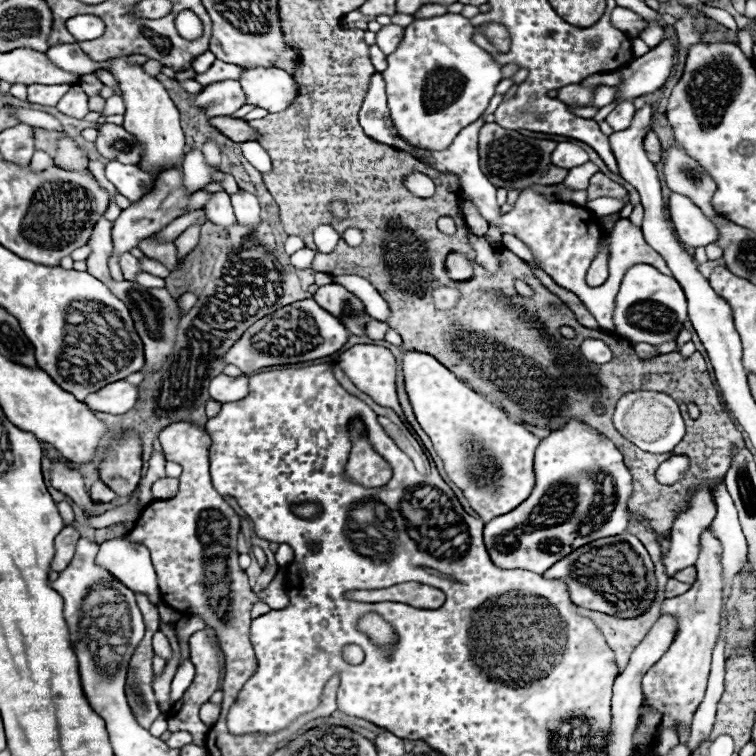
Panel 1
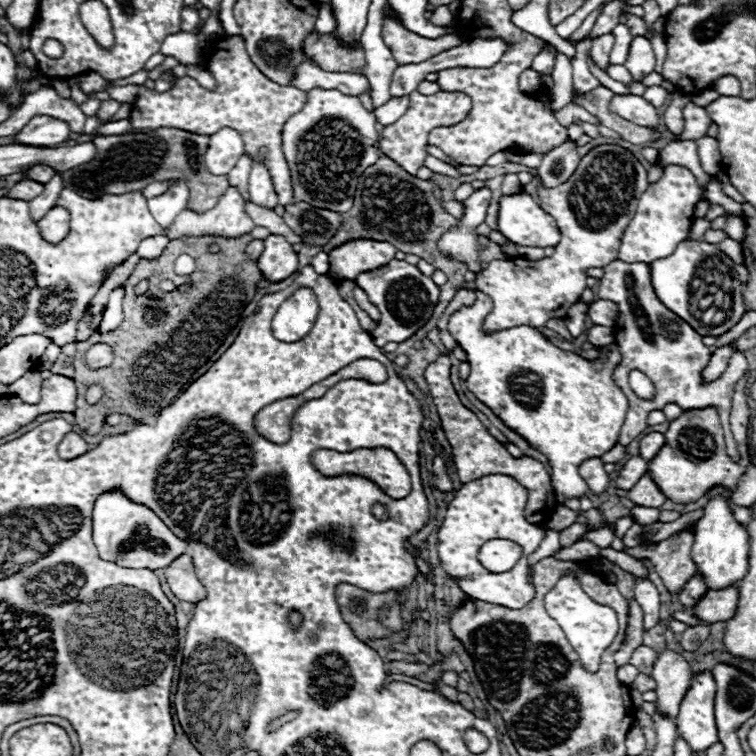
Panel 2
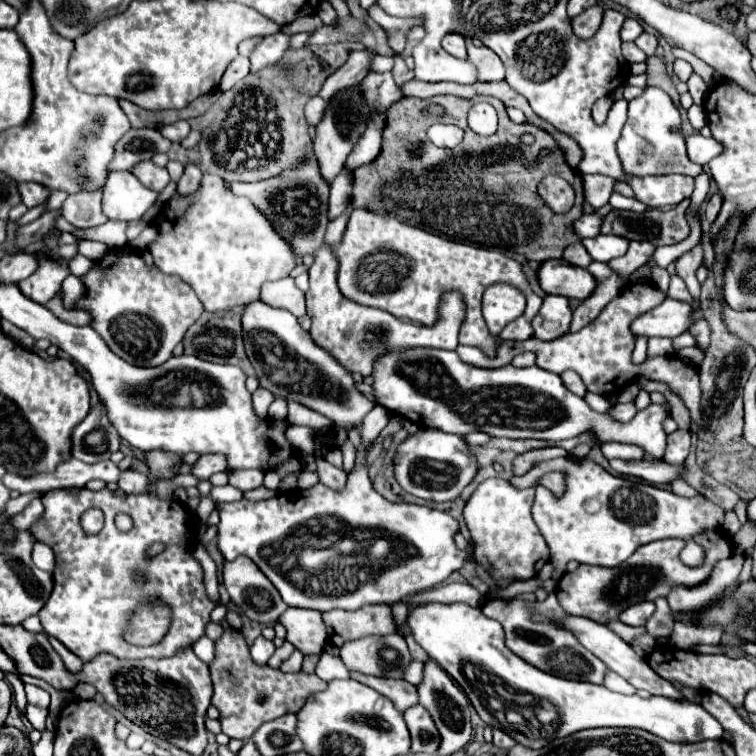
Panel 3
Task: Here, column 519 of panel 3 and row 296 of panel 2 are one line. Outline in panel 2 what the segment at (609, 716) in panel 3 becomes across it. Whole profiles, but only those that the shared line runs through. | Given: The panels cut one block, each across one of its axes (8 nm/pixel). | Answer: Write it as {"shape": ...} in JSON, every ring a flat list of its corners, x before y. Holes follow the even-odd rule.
{"shape":[[684,240,684,242,680,242,678,246,676,246,676,250,666,258,666,260,654,260,652,264,650,264,650,278,652,278,652,288,654,288,654,292,656,292,656,296,658,296,658,300,668,308,668,310,672,310,676,316,680,316,682,320,686,320,698,334,702,334,702,336,722,336,724,332,728,332,742,316,744,316,744,312,746,312,746,304,744,304,744,296,742,296,742,290,744,290,744,286,742,286,742,282,738,280,738,274,736,274,736,270,734,270,734,262,724,254,724,252,720,252,714,244,708,244,708,242,696,242,696,240],[712,272,718,272,718,274,722,274,724,278,730,278,728,282,730,282,730,294,732,294,732,314,730,314,730,318,726,320,726,322,722,322,720,326,704,326,700,320,696,320,692,314,690,314,690,304,688,304,688,300,690,300,690,282,694,280,694,278,706,278,706,276,710,276]]}

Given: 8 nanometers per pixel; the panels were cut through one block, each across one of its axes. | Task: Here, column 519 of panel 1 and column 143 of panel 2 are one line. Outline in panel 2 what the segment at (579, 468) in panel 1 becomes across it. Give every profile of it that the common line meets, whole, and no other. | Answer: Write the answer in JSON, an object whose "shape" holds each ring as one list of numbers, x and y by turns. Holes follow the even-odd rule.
{"shape":[[106,492,96,500,92,540,102,560,124,568,160,570,188,552,188,544,176,538,170,528,154,512,150,512,150,508,142,508,142,504,126,500,120,492]]}

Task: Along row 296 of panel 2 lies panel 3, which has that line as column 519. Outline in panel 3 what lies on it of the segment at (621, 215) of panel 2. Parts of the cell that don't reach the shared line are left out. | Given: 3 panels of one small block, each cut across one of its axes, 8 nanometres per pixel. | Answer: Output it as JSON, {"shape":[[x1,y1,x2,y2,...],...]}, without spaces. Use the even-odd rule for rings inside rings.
{"shape":[[502,478,484,480,470,496,464,508,464,518,472,534,474,560,492,576,492,580,528,580,534,578,548,562,546,540,530,516,532,500,534,488,516,490]]}

